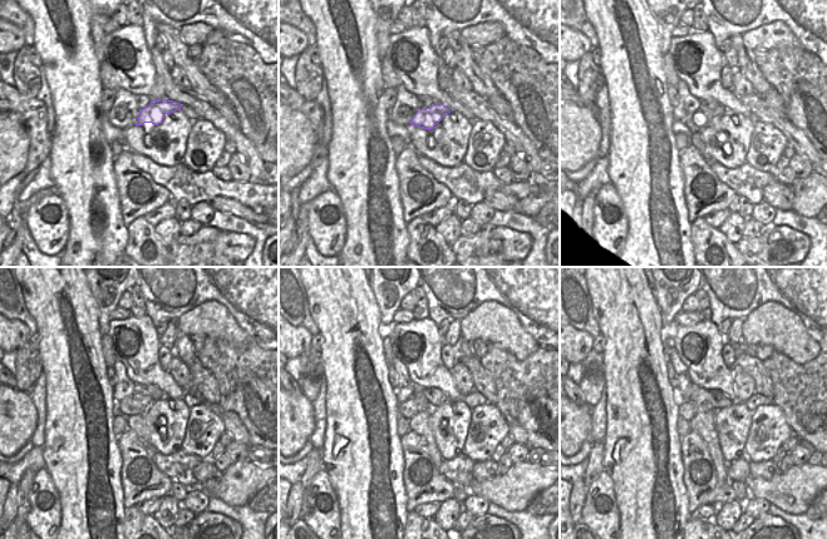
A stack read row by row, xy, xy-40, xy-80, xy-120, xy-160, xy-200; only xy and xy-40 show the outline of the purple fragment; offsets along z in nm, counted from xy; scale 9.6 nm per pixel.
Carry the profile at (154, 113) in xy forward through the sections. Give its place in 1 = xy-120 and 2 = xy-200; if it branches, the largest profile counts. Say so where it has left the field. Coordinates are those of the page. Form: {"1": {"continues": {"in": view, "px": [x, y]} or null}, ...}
{"1": {"continues": {"in": "xy-120", "px": [136, 404]}}, "2": {"continues": {"in": "xy-200", "px": [687, 409]}}}

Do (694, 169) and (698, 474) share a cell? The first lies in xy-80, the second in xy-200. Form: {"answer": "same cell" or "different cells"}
{"answer": "same cell"}

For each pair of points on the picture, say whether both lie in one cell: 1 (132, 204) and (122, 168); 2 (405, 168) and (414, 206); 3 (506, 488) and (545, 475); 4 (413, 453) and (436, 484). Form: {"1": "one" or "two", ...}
{"1": "one", "2": "one", "3": "one", "4": "one"}

